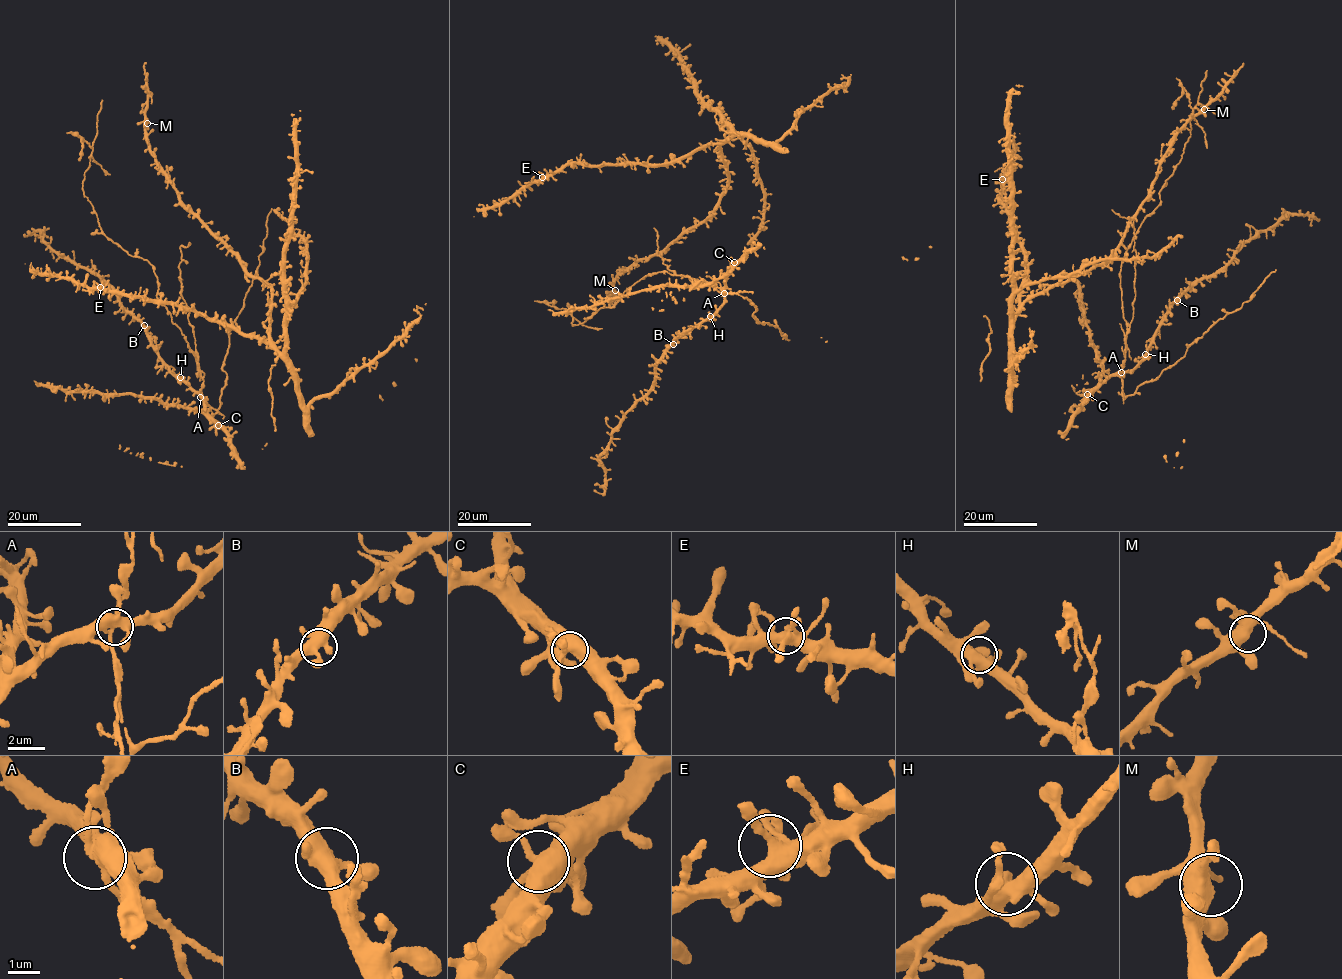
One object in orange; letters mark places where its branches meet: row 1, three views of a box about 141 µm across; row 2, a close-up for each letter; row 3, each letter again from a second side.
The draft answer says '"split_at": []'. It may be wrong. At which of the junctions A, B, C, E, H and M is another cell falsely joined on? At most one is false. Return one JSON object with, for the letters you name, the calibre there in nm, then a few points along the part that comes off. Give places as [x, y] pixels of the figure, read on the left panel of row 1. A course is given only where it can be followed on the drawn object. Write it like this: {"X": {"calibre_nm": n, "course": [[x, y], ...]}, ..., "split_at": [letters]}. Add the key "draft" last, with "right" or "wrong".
{"A": {"calibre_nm": 460, "course": [[200, 397], [198, 358], [157, 297], [154, 267], [108, 238], [84, 195], [92, 148], [76, 136], [79, 161]]}, "split_at": ["A"], "draft": "wrong"}

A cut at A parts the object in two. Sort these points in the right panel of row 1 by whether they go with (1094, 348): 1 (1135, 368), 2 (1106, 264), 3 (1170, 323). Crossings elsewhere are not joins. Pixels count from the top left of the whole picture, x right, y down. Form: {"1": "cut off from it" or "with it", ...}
{"1": "with it", "2": "with it", "3": "with it"}

